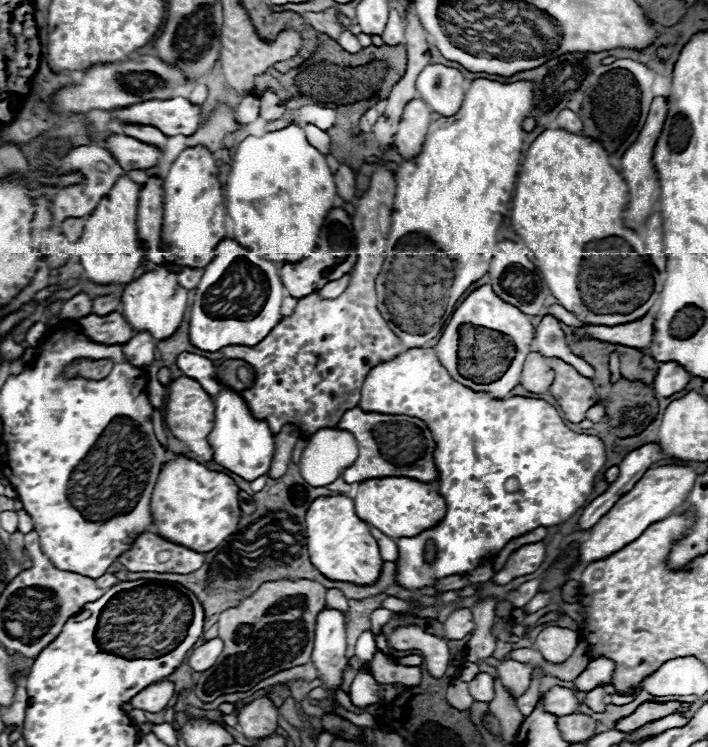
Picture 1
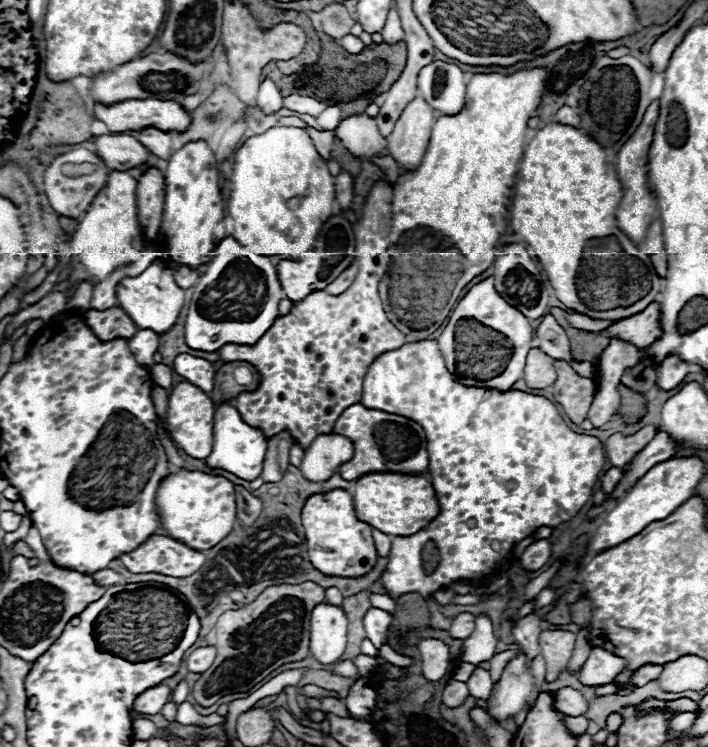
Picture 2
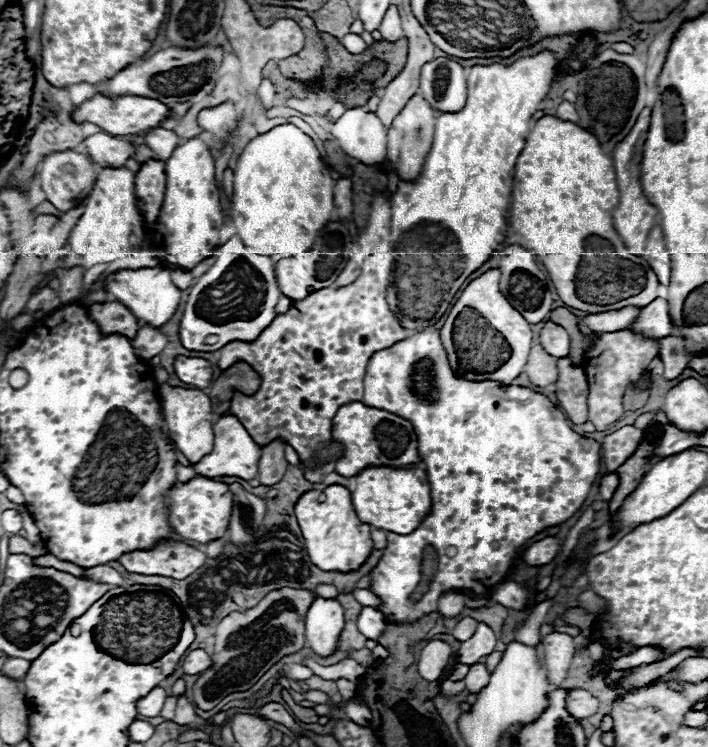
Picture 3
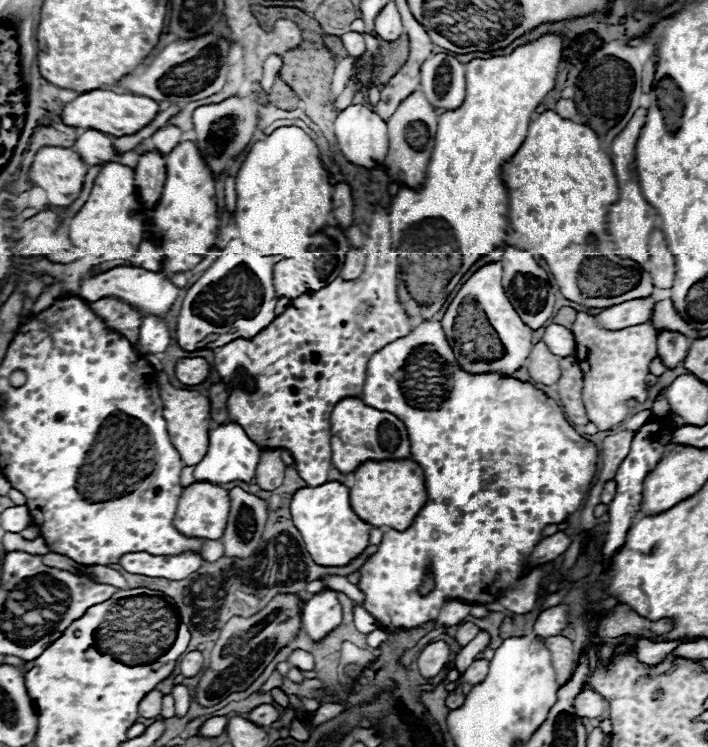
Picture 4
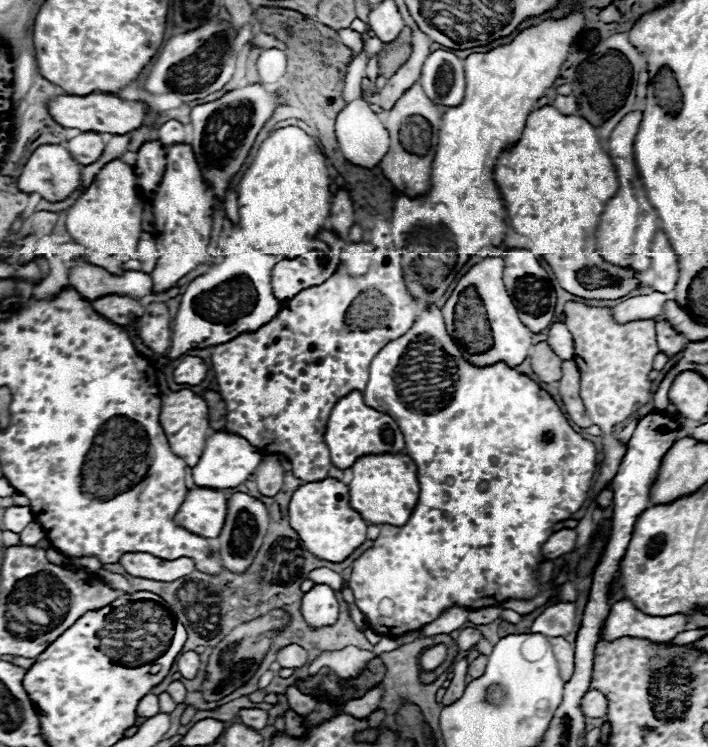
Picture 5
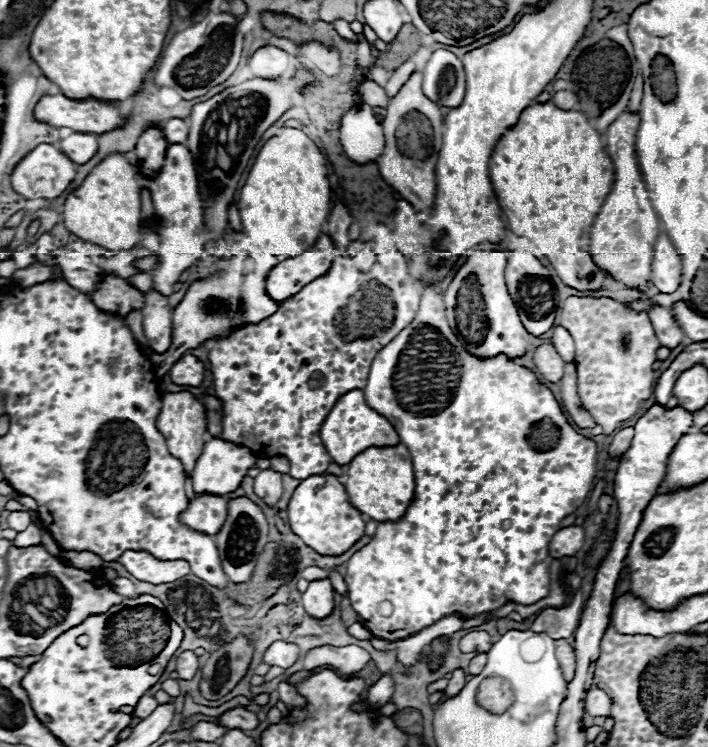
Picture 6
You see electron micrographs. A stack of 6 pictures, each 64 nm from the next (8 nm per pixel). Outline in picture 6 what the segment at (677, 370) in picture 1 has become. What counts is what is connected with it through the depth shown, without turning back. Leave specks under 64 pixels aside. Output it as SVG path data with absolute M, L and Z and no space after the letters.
M656 306L656 308L648 311L648 316L652 324L654 324L654 328L656 328L656 336L660 340L660 346L666 346L666 348L672 350L682 342L684 332L674 322L670 310Z

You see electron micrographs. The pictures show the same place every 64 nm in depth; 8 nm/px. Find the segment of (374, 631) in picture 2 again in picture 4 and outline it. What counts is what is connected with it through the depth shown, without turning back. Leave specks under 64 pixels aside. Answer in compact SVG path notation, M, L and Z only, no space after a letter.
M354 604L354 624L356 624L356 628L358 628L362 634L370 634L370 632L374 632L374 630L380 628L380 626L374 622L372 614L370 614L368 610L364 610L362 606L358 606L358 604Z

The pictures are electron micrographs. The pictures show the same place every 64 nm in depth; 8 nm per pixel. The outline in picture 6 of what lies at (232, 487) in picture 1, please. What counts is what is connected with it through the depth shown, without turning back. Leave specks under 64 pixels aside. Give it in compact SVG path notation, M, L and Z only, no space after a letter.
M196 494L192 500L188 500L188 508L180 514L180 522L196 532L214 536L220 532L226 516L228 508L224 496Z

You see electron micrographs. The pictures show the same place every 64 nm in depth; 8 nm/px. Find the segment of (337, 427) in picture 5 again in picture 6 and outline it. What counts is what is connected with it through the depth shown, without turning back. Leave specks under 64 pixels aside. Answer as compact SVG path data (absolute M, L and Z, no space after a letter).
M350 390L338 398L338 402L334 404L334 408L330 410L330 414L326 416L326 420L320 428L320 438L322 438L322 444L326 446L328 454L332 456L332 462L336 462L340 466L350 464L354 456L358 456L360 452L364 452L370 446L384 448L384 446L400 444L400 436L398 436L396 428L384 416L380 416L374 408L366 406L362 390Z

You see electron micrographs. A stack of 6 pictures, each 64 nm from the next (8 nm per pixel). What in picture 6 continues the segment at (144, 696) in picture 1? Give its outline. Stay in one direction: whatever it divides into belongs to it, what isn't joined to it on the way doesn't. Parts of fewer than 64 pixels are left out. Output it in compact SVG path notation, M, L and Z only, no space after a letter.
M142 696L142 698L138 700L136 708L134 708L134 716L146 718L146 716L150 716L150 714L156 710L156 706L158 706L158 702L156 702L154 696Z

